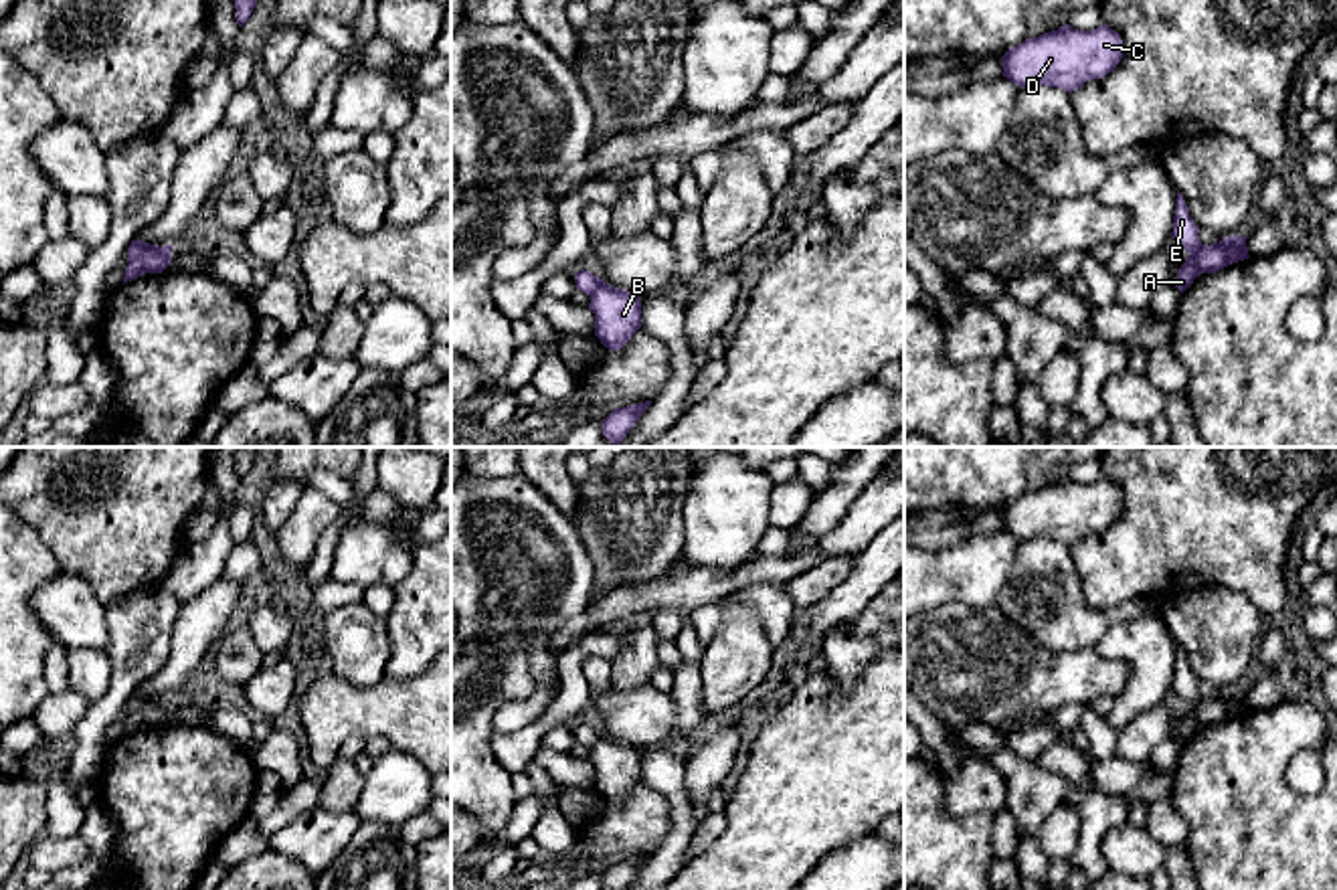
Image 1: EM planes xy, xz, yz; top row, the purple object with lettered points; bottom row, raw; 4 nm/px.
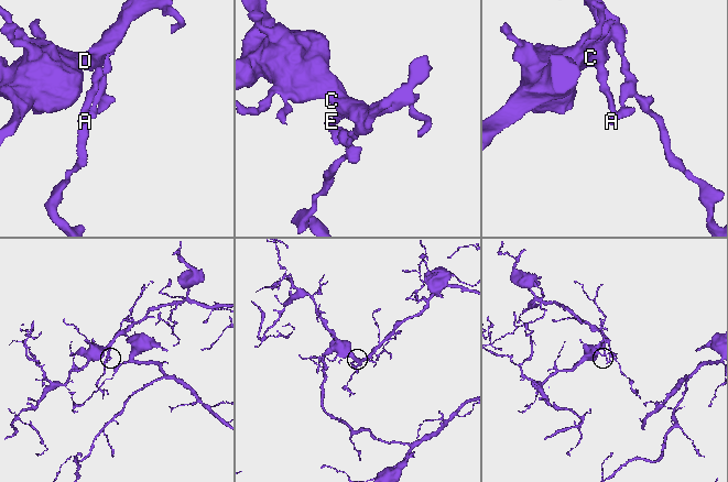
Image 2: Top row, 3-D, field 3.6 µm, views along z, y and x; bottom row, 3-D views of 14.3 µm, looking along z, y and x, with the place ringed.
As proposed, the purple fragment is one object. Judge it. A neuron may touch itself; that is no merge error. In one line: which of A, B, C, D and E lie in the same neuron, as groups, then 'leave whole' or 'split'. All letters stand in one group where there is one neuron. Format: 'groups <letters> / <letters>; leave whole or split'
groups A C D E / B; split

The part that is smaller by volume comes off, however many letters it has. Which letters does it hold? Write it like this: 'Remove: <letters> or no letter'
Remove: B

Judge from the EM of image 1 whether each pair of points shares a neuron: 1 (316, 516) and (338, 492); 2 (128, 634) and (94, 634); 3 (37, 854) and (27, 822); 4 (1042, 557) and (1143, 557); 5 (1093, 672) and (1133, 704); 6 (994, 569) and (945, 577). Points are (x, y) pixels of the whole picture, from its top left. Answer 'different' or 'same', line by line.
1: different
2: different
3: different
4: different
5: different
6: same

